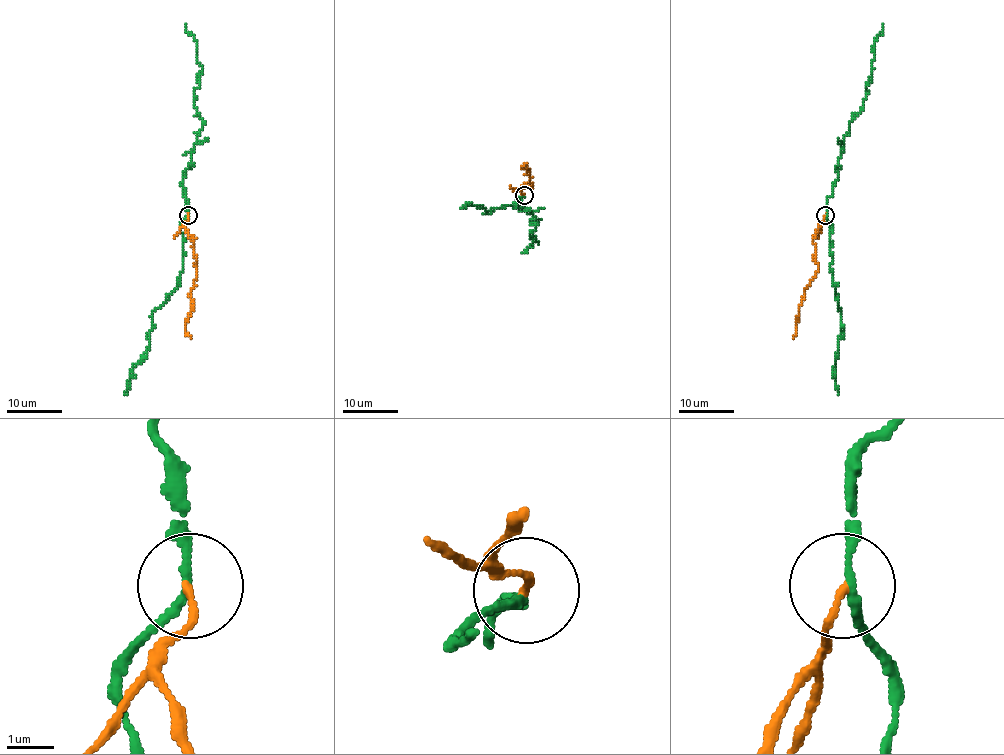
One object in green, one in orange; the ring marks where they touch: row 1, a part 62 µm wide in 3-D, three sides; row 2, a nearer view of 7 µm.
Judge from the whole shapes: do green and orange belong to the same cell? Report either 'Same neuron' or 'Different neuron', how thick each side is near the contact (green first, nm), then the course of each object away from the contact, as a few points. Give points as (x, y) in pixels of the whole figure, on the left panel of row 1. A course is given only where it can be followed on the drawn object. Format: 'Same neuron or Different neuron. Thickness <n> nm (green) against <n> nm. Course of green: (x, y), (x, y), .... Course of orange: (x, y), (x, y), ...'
Different neuron. Thickness 160 nm (green) against 140 nm. Course of green: (189, 215), (183, 172), (204, 122), (194, 105), (201, 65), (185, 23). Course of orange: (189, 215), (185, 226), (196, 258), (196, 271), (190, 295), (193, 303), (185, 331), (192, 338)

